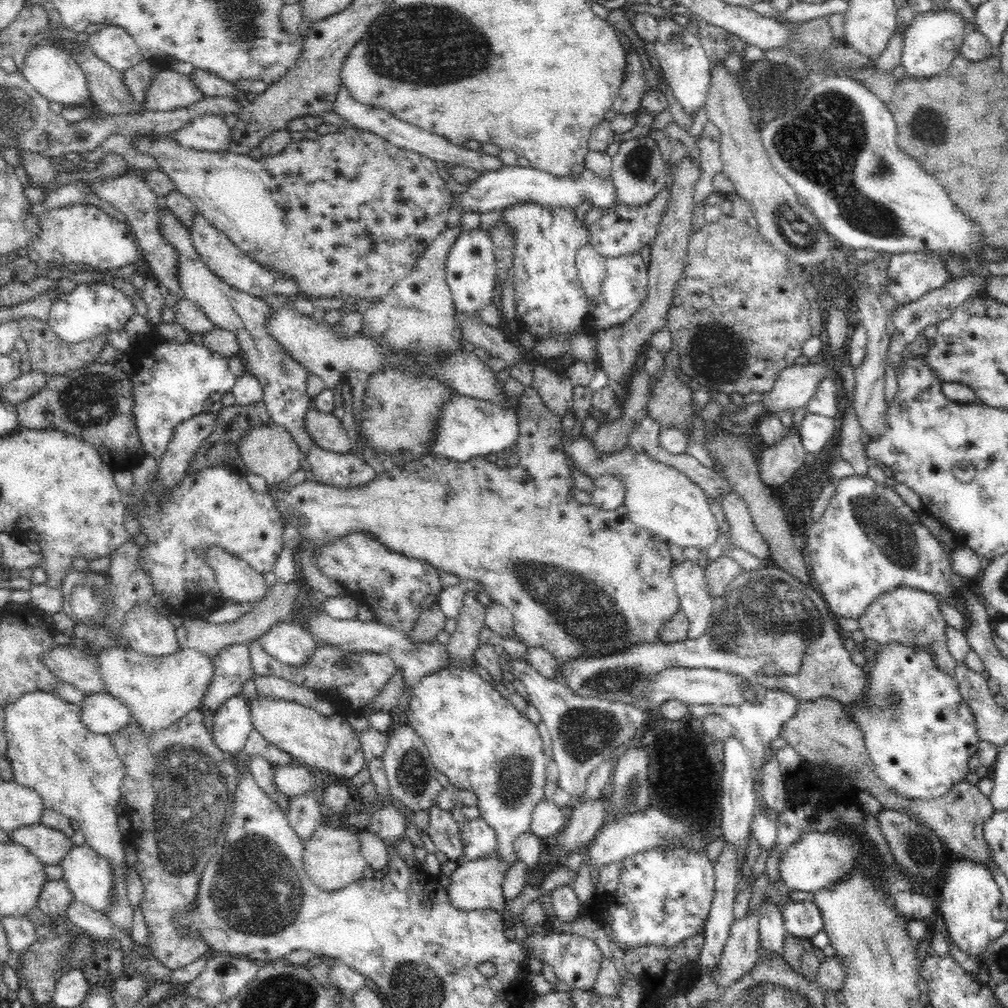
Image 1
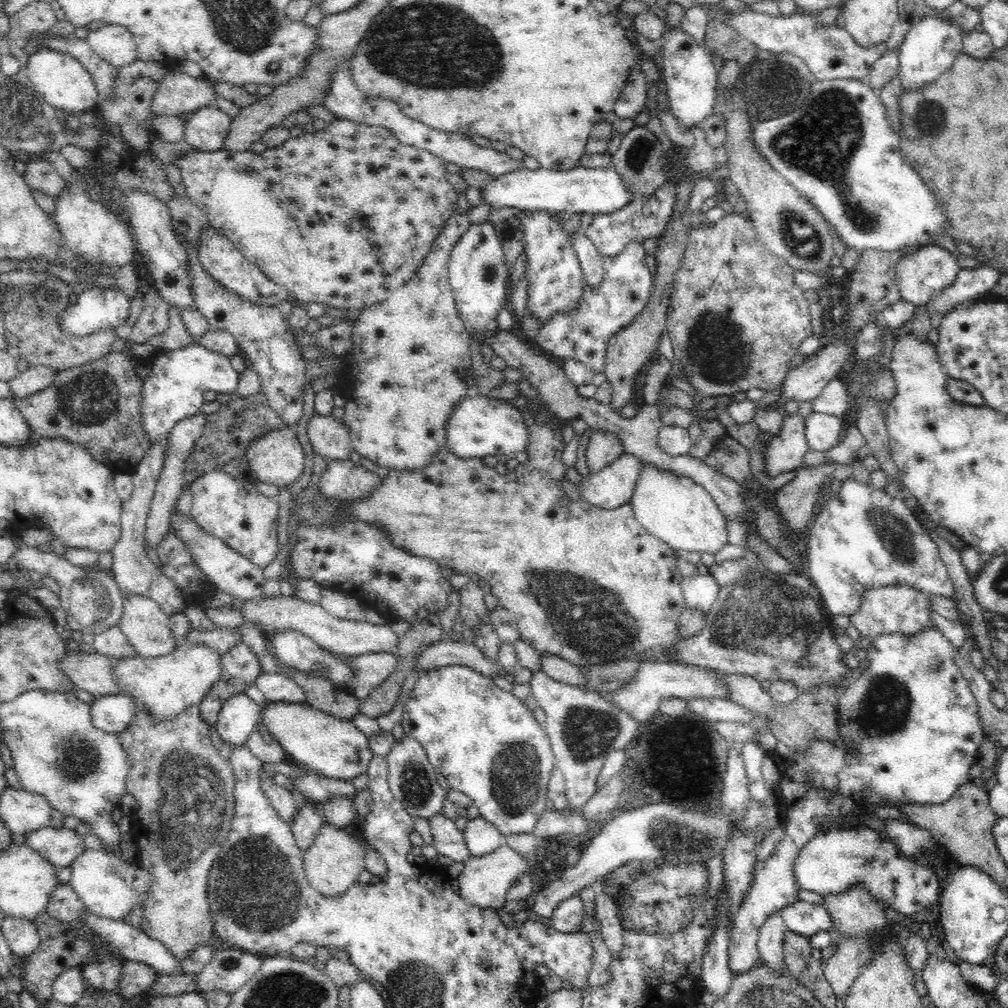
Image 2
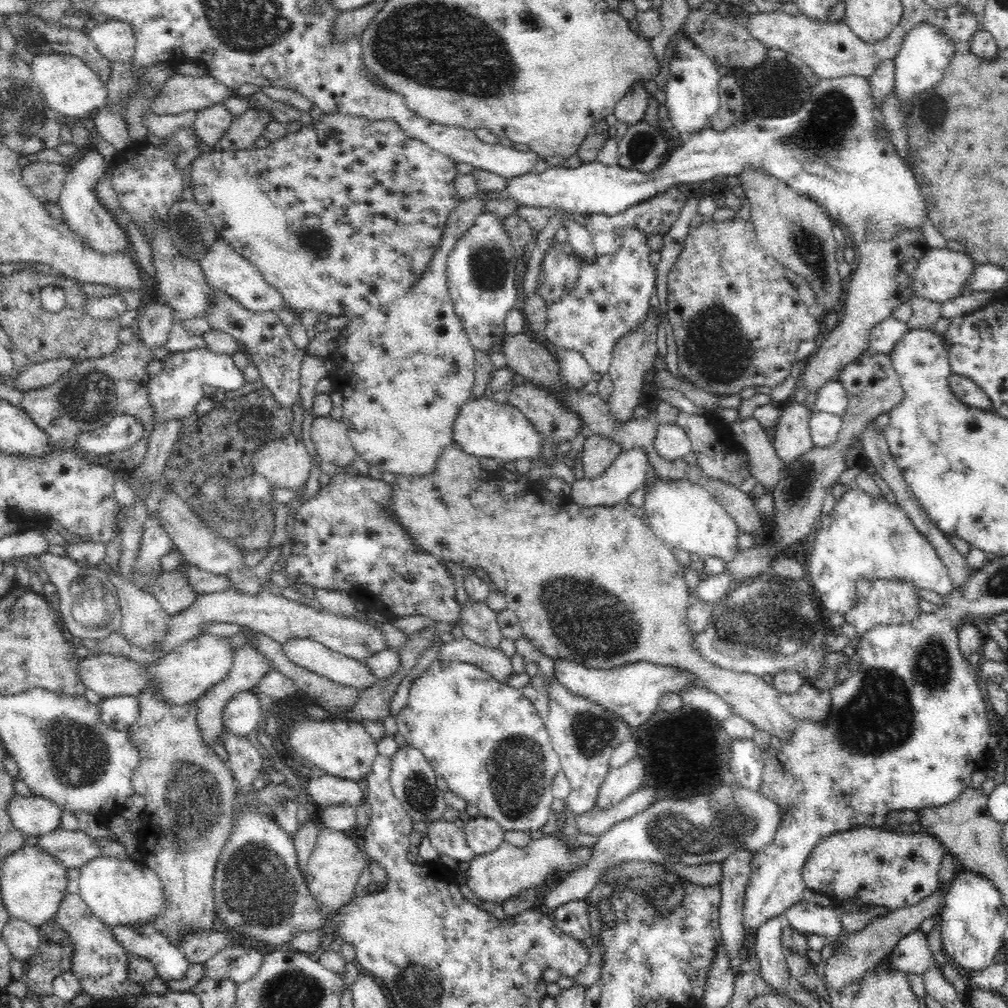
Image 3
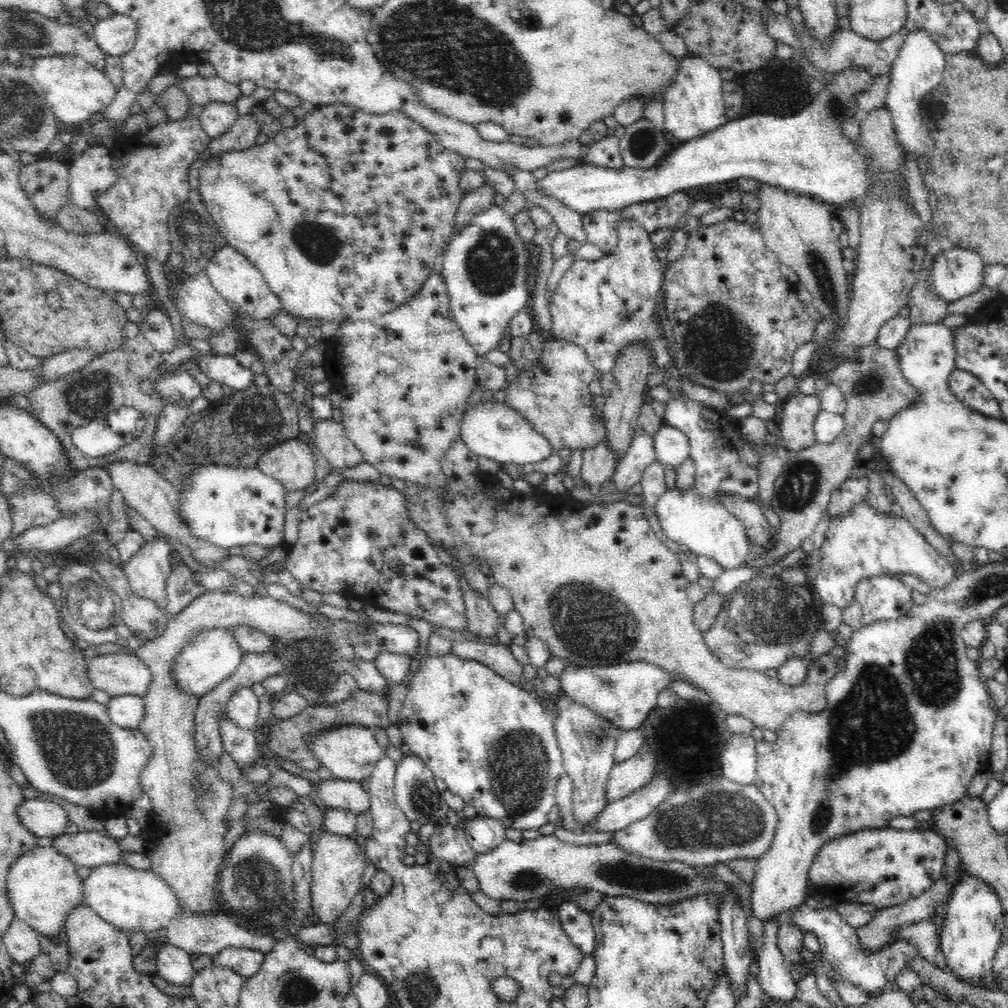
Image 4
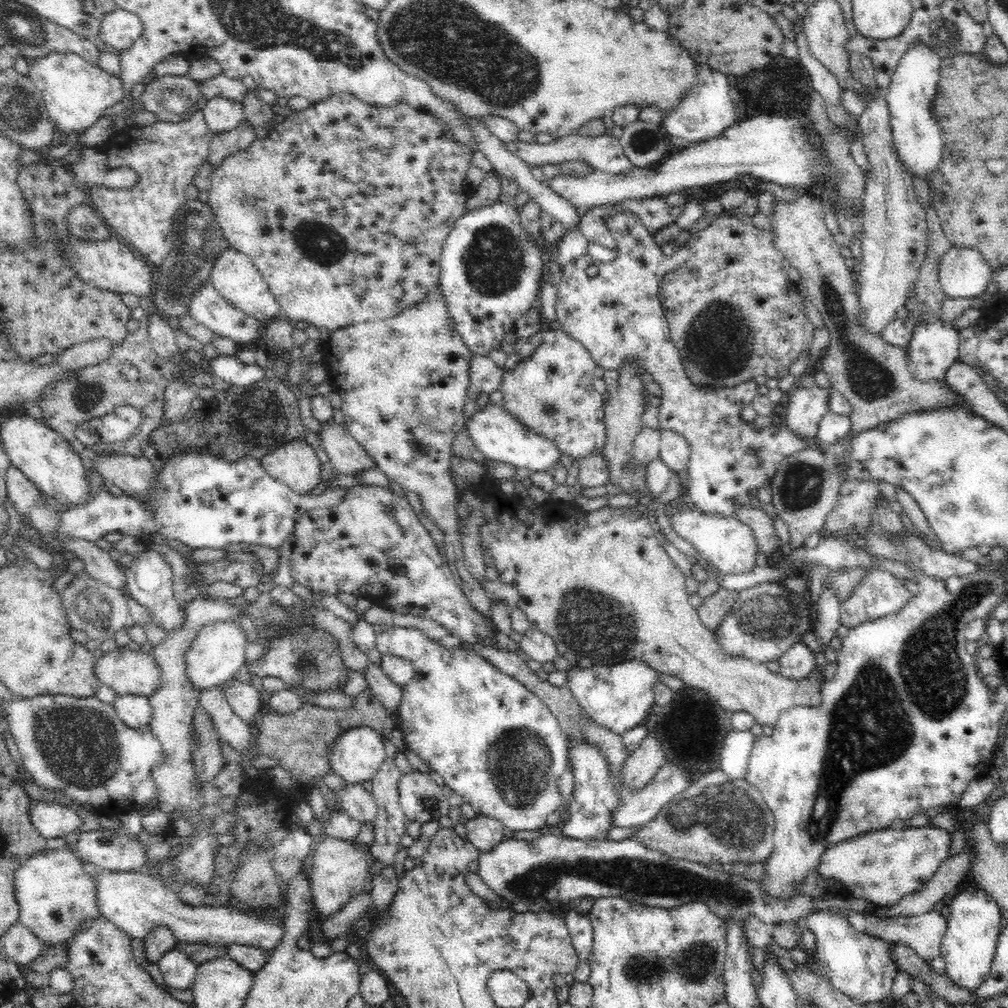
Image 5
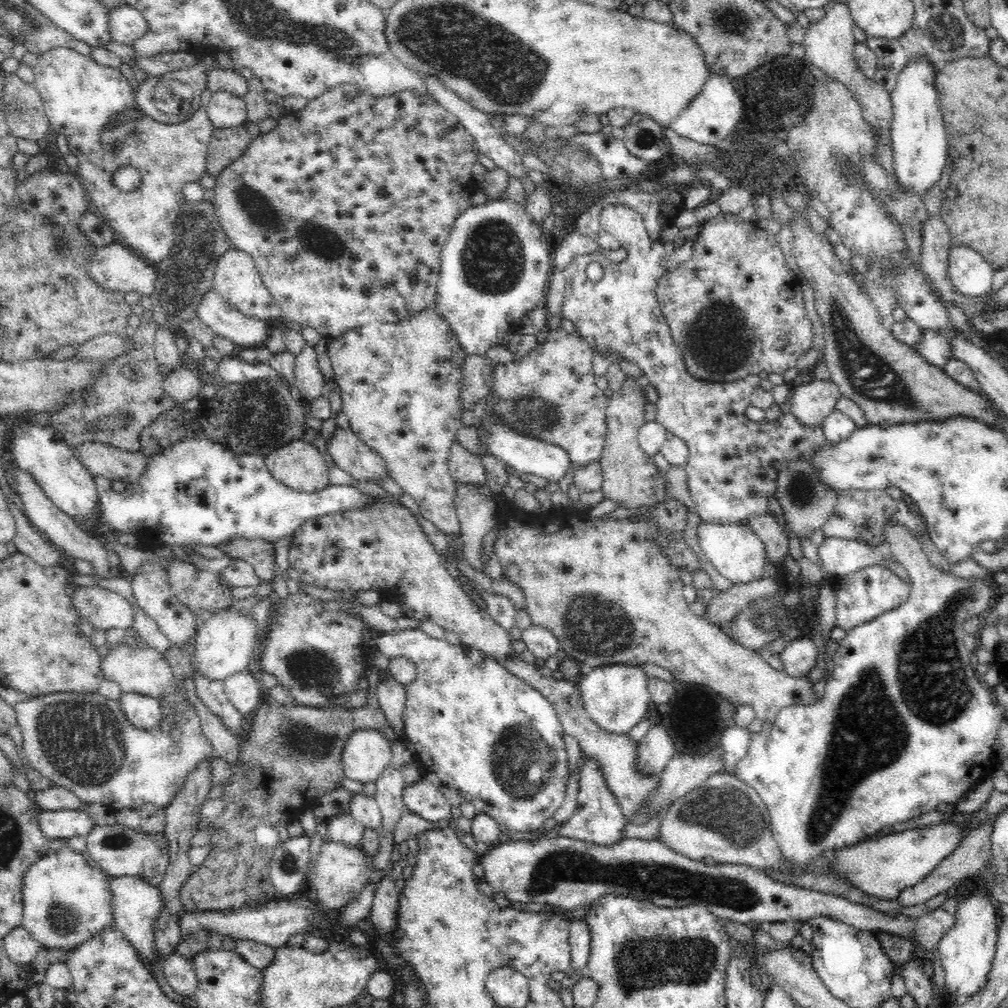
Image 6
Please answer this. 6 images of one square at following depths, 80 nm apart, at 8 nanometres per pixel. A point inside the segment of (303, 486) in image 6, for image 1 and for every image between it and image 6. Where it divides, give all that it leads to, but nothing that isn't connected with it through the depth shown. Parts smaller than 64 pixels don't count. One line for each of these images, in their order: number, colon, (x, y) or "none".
1: (270, 451)
2: (276, 457)
3: (285, 462)
4: (292, 462)
5: (295, 463)

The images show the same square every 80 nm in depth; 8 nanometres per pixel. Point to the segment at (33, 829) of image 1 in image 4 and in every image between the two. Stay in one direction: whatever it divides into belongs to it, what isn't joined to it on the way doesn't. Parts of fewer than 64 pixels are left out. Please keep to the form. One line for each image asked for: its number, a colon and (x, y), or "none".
2: (62, 847)
3: (73, 848)
4: (85, 848)

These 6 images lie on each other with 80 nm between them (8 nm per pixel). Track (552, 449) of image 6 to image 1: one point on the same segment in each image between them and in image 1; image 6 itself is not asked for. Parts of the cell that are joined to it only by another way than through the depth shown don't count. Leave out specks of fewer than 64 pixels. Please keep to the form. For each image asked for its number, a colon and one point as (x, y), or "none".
1: (468, 427)
2: (479, 426)
3: (484, 428)
4: (492, 429)
5: (499, 436)

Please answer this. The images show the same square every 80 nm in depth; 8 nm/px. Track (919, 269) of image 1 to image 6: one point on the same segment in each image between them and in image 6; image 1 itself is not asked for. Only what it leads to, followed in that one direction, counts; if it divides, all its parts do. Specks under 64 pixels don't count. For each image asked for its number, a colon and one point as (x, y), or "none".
2: (922, 277)
3: (942, 275)
4: (957, 272)
5: (963, 273)
6: (970, 274)

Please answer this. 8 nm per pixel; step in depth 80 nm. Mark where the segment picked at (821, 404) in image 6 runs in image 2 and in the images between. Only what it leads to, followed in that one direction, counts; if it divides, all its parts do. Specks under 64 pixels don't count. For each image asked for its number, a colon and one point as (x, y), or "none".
2: (785, 451)
3: (792, 438)
4: (800, 412)
5: (806, 406)

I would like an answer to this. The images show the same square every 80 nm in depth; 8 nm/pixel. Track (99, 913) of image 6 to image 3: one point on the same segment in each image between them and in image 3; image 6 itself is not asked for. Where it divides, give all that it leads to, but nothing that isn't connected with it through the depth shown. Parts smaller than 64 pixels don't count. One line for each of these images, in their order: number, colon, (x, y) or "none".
3: (33, 884)
4: (44, 889)
5: (56, 897)

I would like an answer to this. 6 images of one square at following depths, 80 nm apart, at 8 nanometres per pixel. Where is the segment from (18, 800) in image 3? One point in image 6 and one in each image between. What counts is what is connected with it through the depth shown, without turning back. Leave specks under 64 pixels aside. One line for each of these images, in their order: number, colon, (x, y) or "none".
4: (42, 817)
5: (51, 820)
6: (56, 824)

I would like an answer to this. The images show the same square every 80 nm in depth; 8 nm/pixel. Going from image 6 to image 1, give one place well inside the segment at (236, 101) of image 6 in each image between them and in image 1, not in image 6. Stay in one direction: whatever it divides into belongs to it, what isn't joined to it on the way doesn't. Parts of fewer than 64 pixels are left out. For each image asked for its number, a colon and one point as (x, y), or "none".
1: (207, 133)
2: (207, 128)
3: (211, 124)
4: (217, 118)
5: (222, 115)

